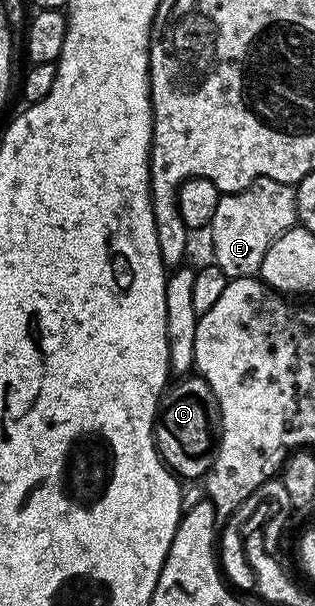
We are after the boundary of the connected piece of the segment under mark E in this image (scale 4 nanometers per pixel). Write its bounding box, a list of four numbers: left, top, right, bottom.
[209,176,297,279]

